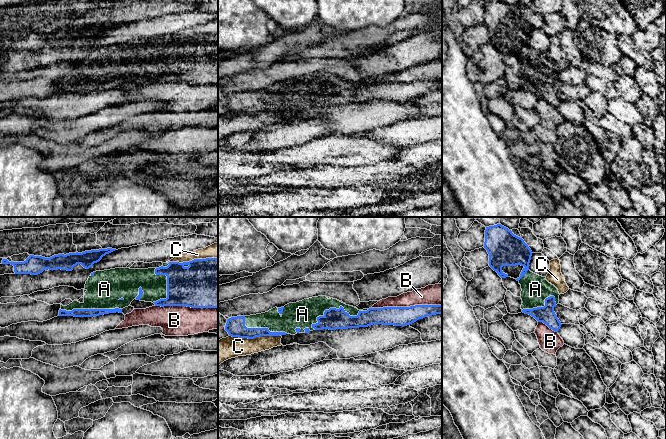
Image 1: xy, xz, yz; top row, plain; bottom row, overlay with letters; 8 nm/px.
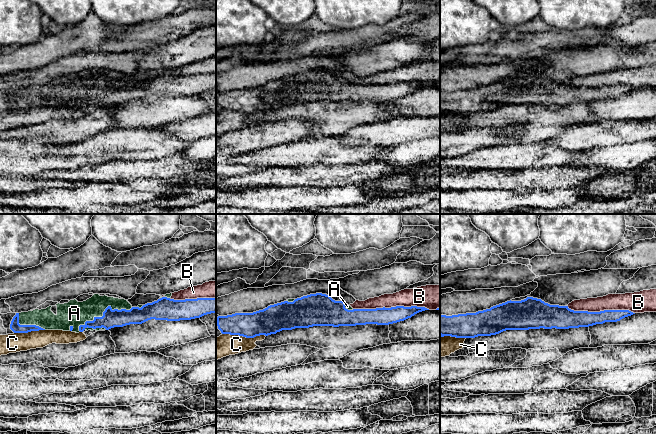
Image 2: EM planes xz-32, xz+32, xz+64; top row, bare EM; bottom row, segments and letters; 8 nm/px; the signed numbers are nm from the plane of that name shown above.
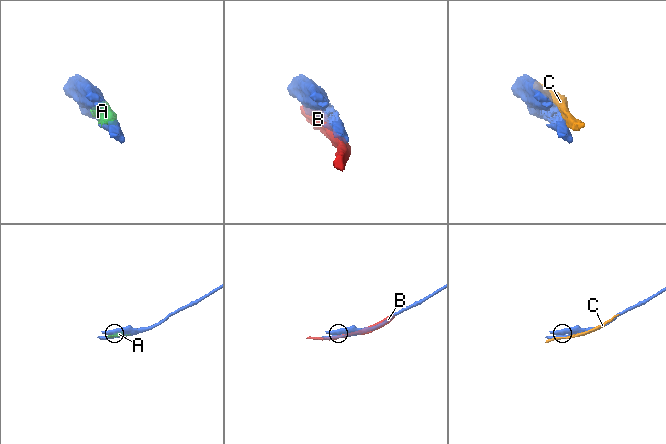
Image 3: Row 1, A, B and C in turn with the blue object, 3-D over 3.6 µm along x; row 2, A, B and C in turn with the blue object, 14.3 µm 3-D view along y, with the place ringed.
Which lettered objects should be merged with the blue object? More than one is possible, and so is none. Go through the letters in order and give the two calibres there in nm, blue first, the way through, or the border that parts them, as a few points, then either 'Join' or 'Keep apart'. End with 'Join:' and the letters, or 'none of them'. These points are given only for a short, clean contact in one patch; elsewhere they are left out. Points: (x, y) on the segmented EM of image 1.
A: Thickness 170 nm (blue) against 190 nm. Join
B: Thickness 160 nm (blue) against 160 nm. Keep apart
C: Thickness 160 nm (blue) against 180 nm. Keep apart
Join: A

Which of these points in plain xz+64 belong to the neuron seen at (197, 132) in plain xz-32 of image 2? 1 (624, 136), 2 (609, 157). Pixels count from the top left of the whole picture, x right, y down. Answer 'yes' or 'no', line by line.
1: yes
2: no

